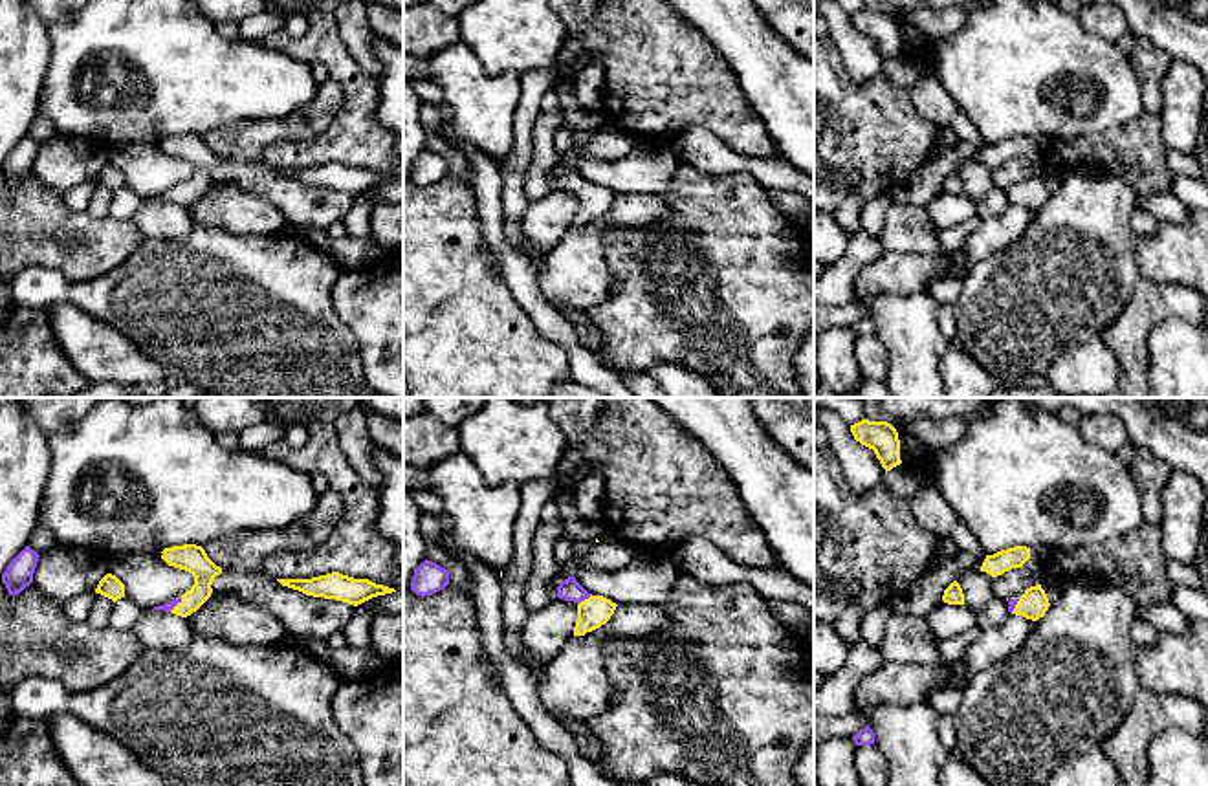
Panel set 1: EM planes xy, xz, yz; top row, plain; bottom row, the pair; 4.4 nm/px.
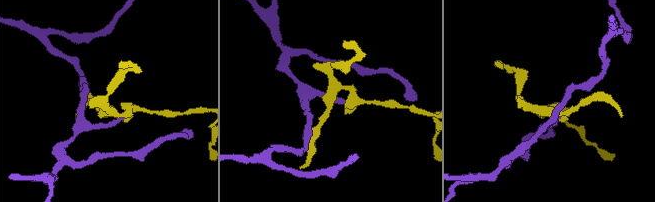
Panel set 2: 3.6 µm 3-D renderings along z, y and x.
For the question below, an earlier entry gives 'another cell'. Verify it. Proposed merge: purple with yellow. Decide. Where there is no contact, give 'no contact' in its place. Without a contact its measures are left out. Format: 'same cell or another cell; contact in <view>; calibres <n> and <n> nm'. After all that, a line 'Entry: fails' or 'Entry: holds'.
same cell; contact in xz; calibres 100 and 140 nm
Entry: fails

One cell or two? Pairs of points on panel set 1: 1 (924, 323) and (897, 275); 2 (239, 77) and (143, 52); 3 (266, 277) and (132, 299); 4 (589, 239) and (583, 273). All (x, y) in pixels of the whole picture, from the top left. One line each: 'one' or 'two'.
1: two
2: one
3: one
4: one

